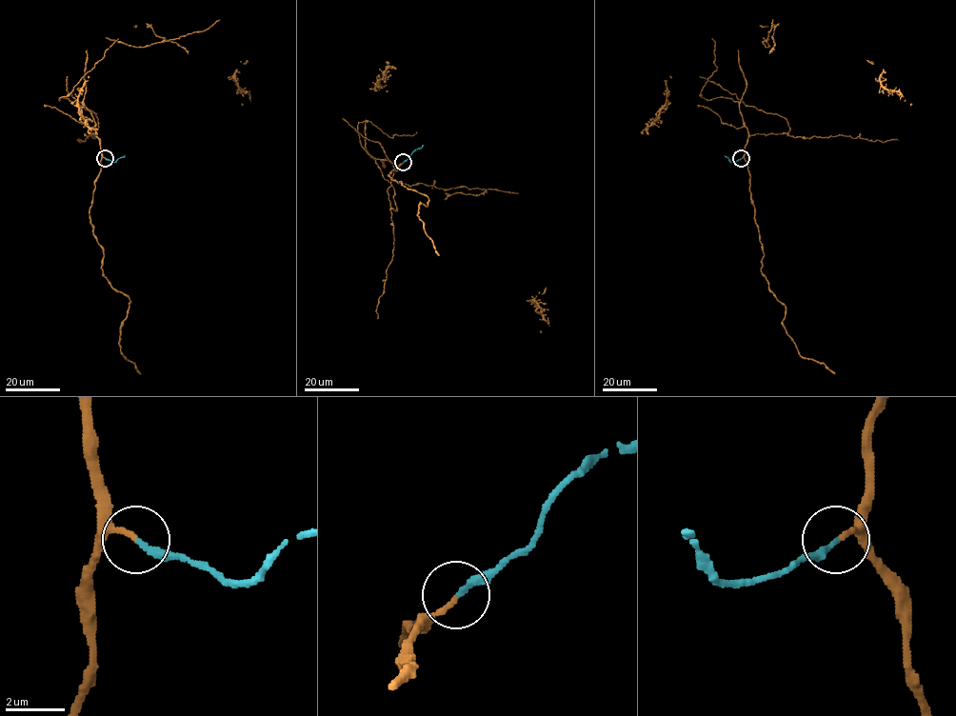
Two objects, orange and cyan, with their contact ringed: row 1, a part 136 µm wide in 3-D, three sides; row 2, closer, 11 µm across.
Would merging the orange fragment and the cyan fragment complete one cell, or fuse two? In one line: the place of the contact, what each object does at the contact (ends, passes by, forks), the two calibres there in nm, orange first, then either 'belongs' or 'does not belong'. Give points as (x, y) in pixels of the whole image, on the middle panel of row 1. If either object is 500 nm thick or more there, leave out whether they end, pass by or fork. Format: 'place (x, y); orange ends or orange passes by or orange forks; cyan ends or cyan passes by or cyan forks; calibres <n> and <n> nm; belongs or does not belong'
place (403, 162); orange ends; cyan ends; calibres 180 and 200 nm; belongs

